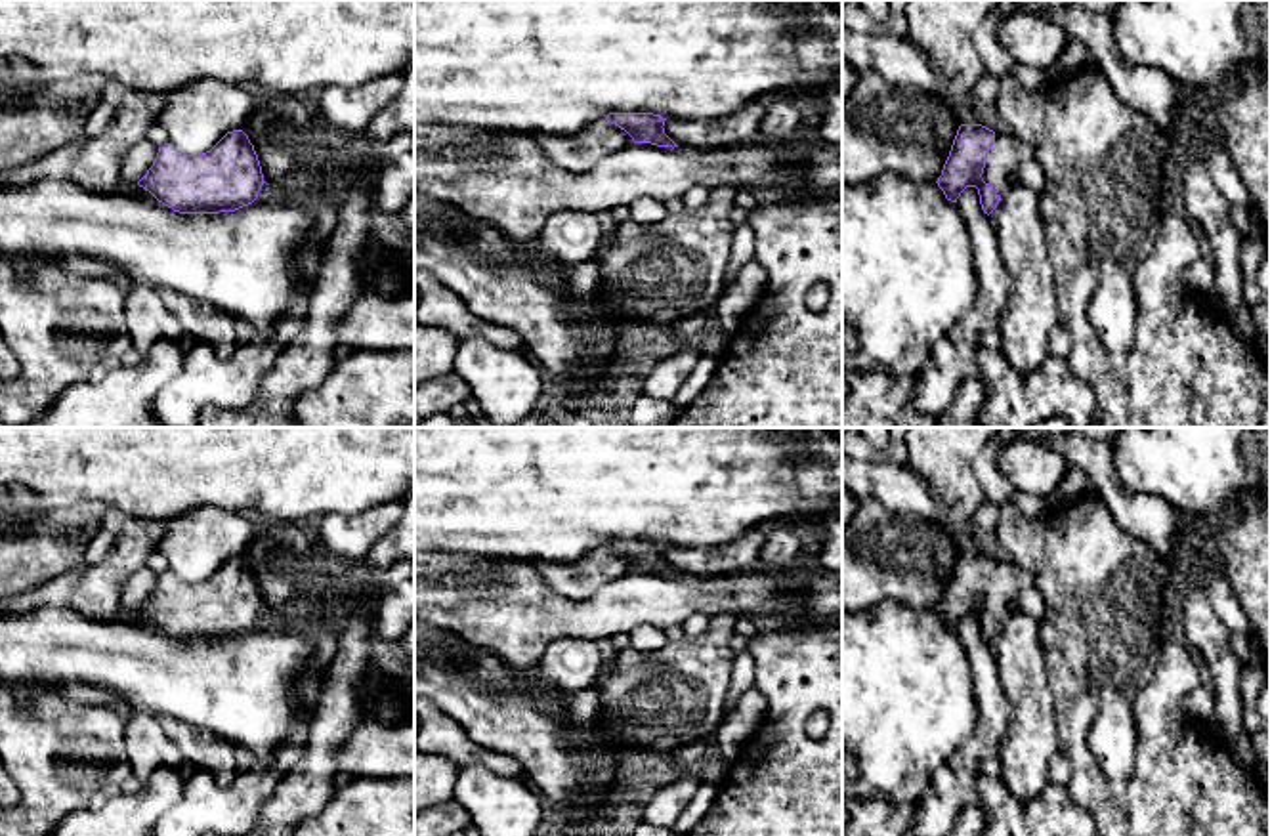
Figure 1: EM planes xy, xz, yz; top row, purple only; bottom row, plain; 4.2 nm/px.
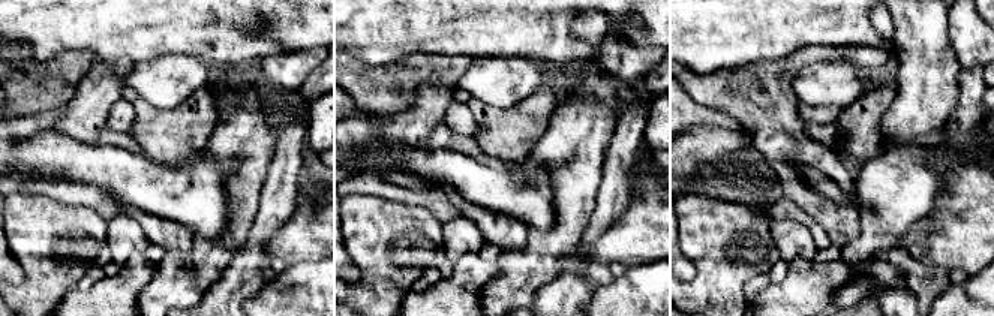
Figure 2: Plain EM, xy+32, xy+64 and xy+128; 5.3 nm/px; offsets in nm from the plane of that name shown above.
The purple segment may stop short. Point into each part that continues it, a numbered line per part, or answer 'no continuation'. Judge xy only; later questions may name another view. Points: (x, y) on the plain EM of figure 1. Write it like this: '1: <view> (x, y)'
no continuation

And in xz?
no continuation

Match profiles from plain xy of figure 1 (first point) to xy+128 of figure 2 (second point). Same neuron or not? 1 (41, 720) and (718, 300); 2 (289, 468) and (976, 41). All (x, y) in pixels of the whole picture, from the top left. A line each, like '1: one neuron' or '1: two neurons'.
1: one neuron
2: two neurons

